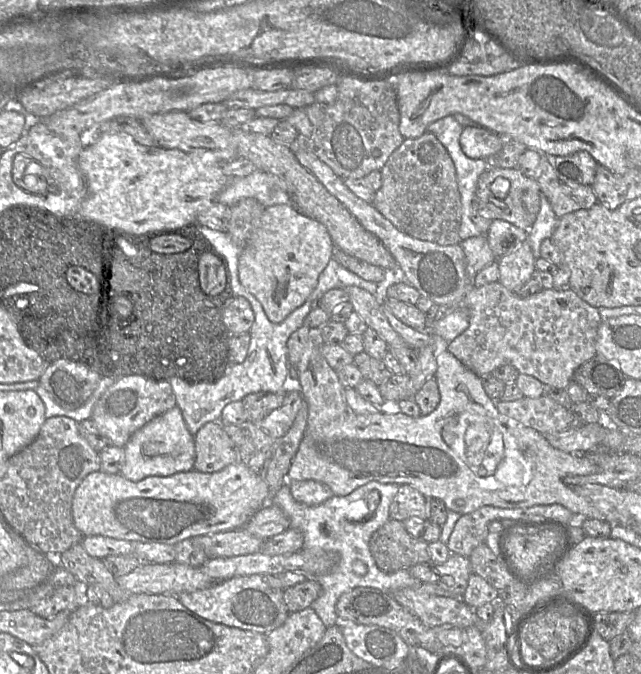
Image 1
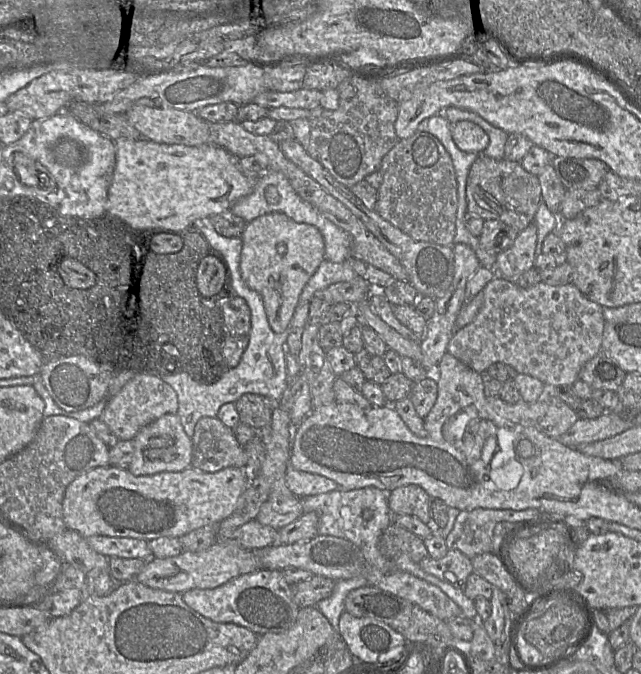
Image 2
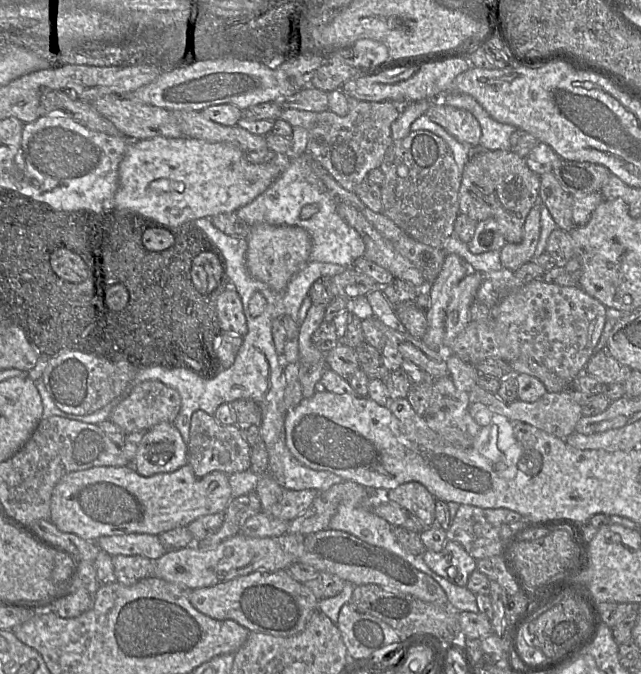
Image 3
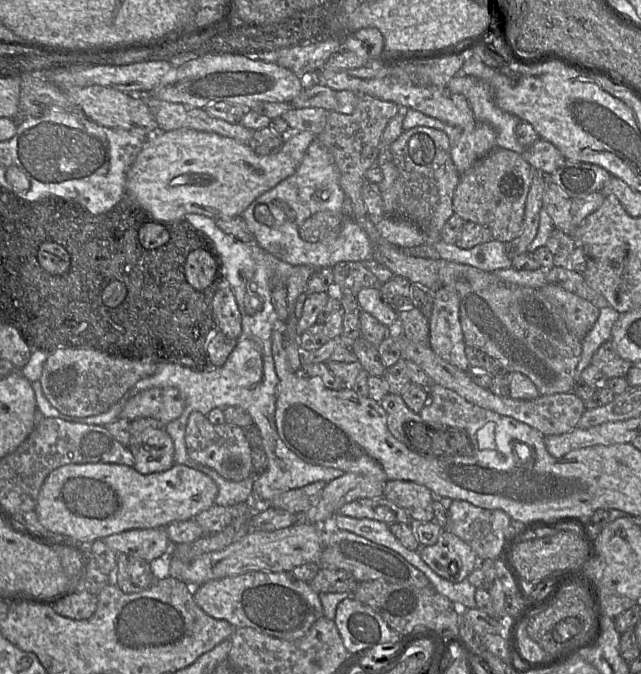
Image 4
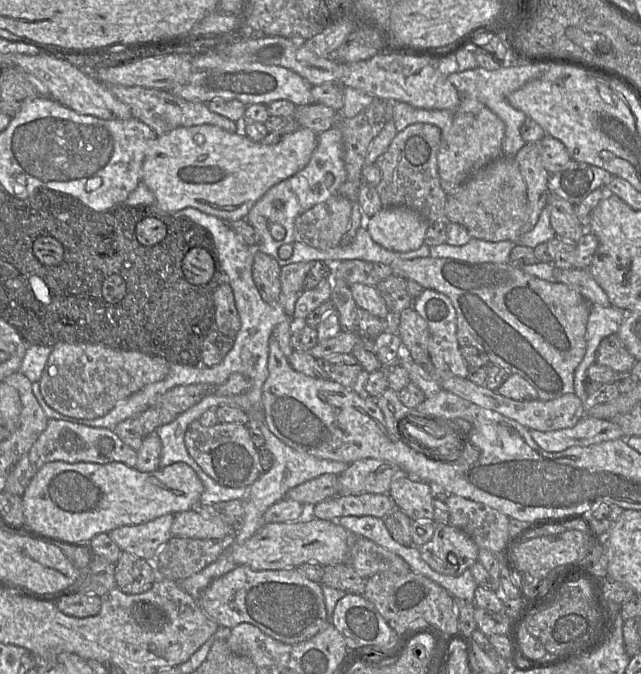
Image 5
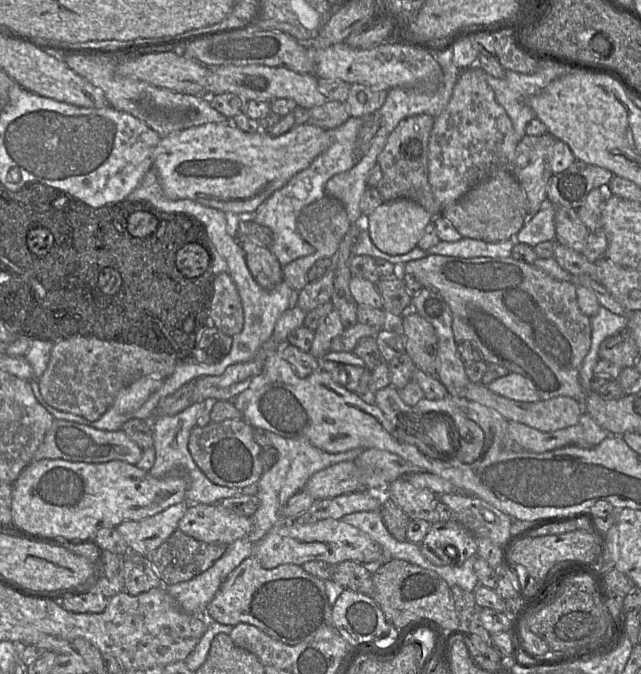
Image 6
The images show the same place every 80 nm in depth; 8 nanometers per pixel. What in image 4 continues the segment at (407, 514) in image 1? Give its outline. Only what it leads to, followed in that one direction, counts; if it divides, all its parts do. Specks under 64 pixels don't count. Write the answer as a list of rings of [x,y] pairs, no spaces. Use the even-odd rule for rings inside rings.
[[[392,480],[385,484],[384,496],[405,509],[414,523],[435,521],[432,491],[419,483]]]

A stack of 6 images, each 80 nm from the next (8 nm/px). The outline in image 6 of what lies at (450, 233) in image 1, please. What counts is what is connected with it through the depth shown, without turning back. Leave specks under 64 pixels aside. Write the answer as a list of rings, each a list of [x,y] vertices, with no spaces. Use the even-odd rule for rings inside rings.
[[[420,114],[402,120],[388,134],[384,149],[377,157],[382,177],[377,190],[383,202],[396,199],[409,199],[421,205],[433,217],[441,215],[441,207],[436,202],[428,182],[428,145],[434,118]]]

